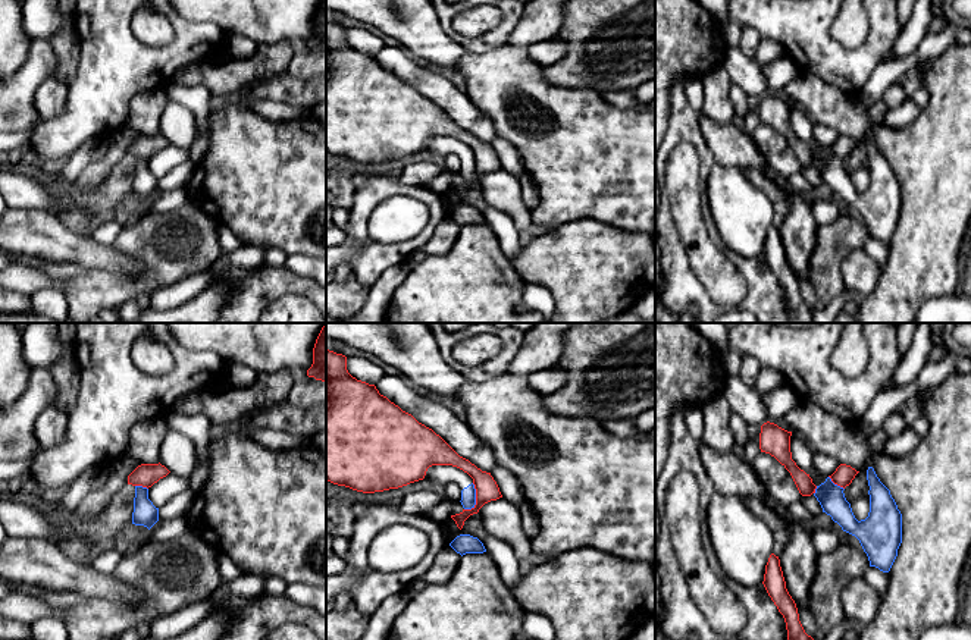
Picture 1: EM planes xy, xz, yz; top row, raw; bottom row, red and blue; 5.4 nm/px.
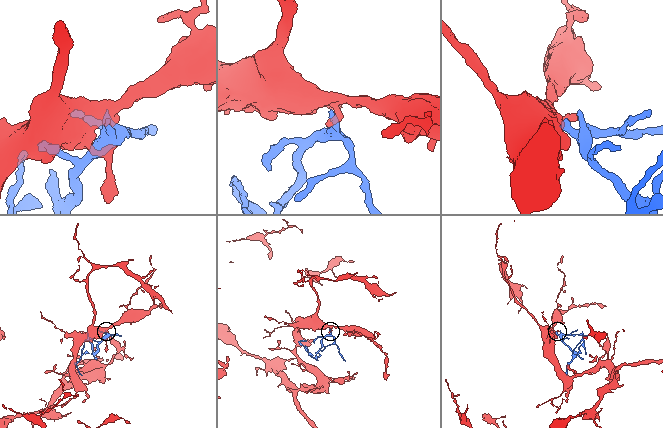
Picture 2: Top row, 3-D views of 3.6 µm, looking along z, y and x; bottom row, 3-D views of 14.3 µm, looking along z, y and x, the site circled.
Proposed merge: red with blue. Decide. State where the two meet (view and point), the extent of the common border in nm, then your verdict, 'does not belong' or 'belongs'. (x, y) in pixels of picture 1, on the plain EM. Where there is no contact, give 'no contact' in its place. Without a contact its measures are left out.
xz (476, 171) | 160 nm | does not belong

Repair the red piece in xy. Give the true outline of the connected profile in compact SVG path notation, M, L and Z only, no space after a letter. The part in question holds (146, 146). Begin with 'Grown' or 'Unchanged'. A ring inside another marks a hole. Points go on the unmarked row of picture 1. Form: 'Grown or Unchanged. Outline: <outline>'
Unchanged. Outline: M160 134L141 135L128 147L128 156L142 157L148 160L154 154L157 154L160 150L166 148L169 144L170 142Z

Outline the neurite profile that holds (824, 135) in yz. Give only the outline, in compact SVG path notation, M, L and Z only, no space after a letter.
M814 123L814 129L812 129L812 138L826 147L831 147L836 139L840 137L840 134L830 128L830 126L824 126L821 123Z

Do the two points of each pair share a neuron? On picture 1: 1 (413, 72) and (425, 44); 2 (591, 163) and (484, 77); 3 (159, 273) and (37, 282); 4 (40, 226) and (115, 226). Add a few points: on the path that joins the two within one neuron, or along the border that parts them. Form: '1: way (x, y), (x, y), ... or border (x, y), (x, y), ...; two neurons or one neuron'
1: border (401, 46), (414, 57); two neurons
2: way (563, 132), (560, 116), (550, 104), (514, 85); one neuron
3: way (128, 286), (68, 285); one neuron
4: border (90, 237), (100, 244), (112, 247); two neurons

